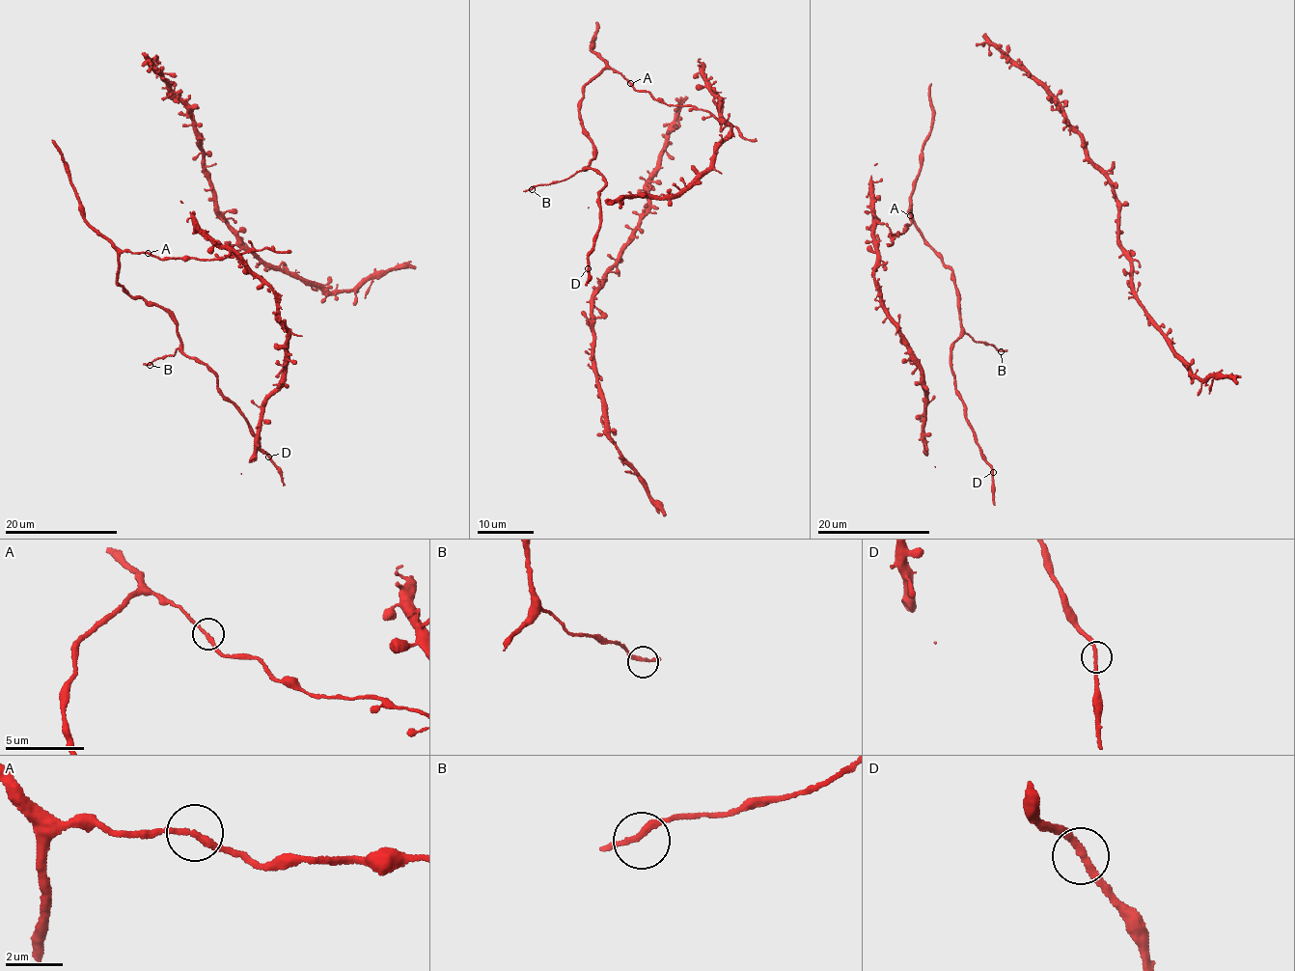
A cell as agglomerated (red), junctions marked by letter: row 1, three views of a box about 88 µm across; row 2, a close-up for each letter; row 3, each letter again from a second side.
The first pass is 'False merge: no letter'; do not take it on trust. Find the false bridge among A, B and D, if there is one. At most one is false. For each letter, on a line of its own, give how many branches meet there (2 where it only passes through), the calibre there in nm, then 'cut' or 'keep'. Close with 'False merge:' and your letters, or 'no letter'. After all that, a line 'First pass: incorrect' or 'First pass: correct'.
A: branches 2; calibre 220 nm; keep
B: branches 2; calibre 200 nm; keep
D: branches 2; calibre 240 nm; keep
False merge: no letter
First pass: correct

